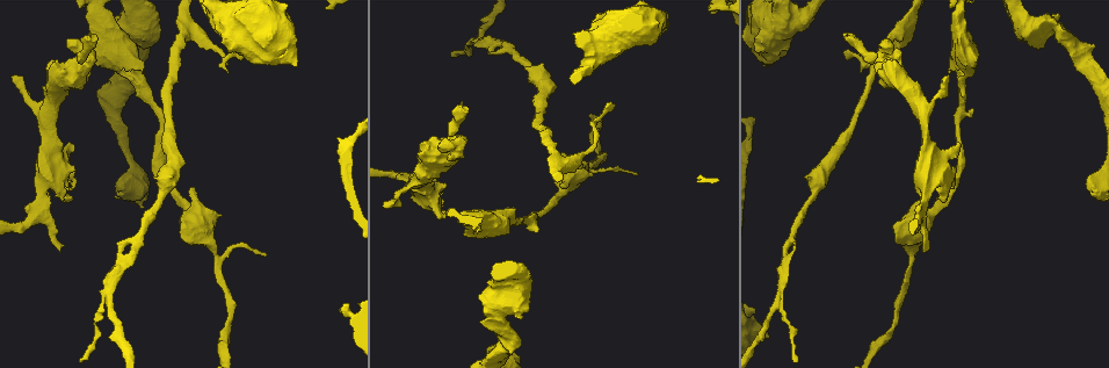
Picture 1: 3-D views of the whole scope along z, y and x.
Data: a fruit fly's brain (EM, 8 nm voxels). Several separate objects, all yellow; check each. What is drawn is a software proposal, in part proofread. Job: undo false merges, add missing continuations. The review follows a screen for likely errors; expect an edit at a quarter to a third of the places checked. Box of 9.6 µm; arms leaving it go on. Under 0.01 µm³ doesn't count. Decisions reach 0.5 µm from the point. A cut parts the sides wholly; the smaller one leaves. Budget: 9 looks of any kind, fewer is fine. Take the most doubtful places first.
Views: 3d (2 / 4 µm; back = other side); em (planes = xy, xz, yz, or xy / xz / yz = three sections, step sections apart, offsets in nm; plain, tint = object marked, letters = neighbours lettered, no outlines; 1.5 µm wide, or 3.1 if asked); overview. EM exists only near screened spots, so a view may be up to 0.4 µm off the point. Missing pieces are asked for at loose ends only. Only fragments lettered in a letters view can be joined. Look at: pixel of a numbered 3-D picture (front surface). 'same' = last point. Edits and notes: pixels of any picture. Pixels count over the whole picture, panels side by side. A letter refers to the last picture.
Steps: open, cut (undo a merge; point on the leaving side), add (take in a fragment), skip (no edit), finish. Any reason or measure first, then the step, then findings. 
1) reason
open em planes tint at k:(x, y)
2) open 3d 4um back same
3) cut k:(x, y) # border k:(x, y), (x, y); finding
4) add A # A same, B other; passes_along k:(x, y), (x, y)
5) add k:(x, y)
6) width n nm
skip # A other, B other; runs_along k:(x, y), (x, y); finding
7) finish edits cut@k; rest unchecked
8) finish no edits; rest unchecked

an open end
open 3d 4um at 1:(462, 101)

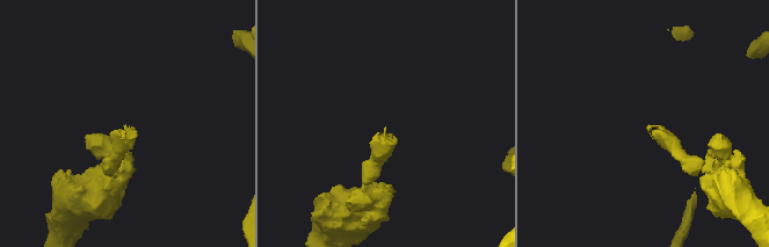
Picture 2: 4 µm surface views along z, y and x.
need the tissue
open em xz step 4 tint at 2:(648, 126)

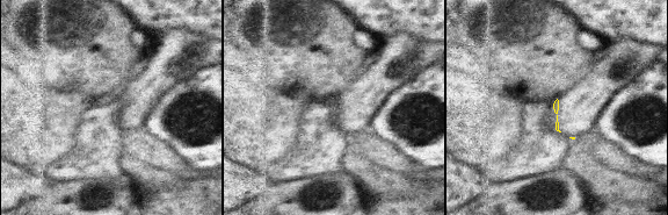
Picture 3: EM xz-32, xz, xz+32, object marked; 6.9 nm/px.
open em planes letters same

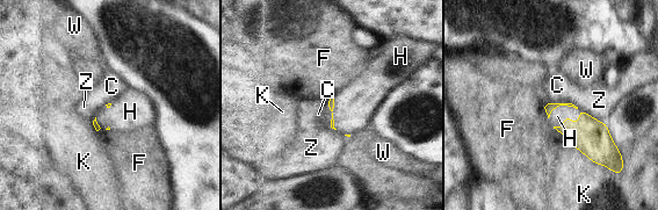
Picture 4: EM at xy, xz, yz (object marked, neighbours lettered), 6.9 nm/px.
add H # C other, F other, H same, K other, W other, Z other; it goes on there

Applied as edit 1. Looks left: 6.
see it whole again
open overview

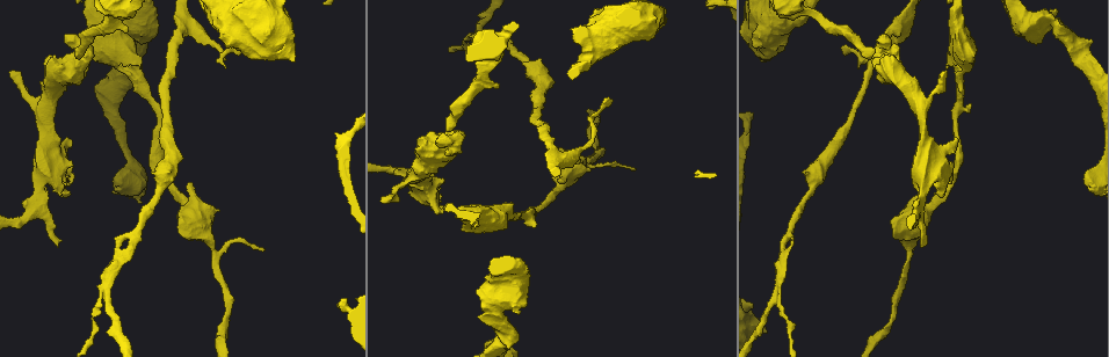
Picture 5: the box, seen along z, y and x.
free end
open em yz step 4 tint at 5:(58, 246)

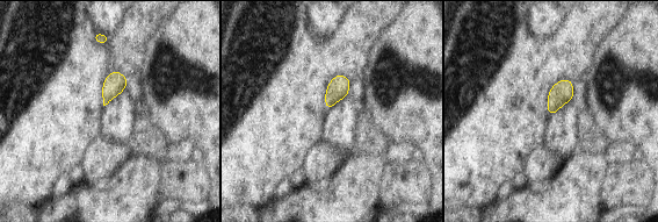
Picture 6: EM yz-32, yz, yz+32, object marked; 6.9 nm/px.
see the neighbours
open em yz step 4 letters same

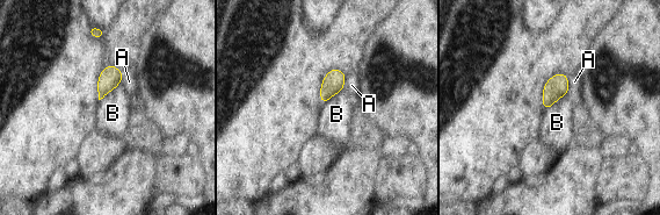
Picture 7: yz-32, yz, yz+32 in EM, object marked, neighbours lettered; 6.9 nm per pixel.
width 100 nm
skip # A other, B other; border 7:(568, 94), (561, 95), (545, 109); none of them fits

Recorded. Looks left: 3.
thick turns thin
open 3d 4um at 5:(213, 255)

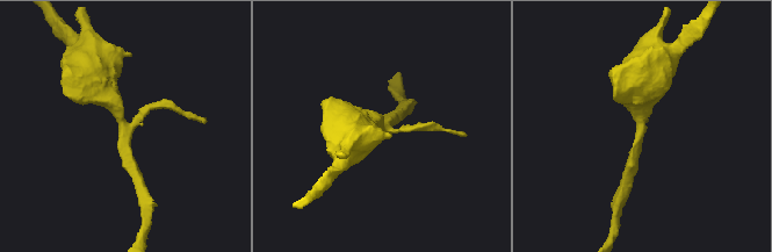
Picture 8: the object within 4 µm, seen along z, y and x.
open em xy step 8 tint at 8:(640, 126)

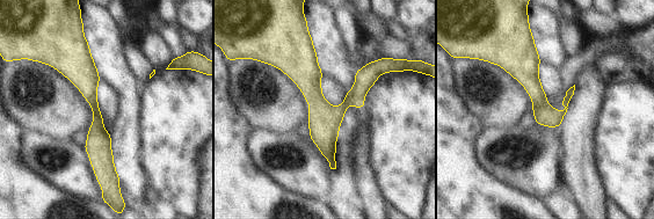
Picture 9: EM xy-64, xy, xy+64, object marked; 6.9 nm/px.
open em planes letters same

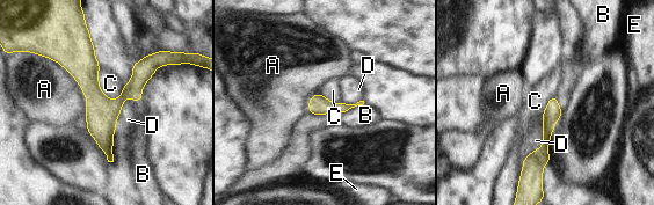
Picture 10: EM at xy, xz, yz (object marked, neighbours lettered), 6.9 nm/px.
width 120 nm
skip # A other, B other, C other, D other, E other; runs_along 10:(85, 35), (85, 72), (110, 159); continuous, no second neuron

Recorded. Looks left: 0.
finish edits add@4; rest unchecked

